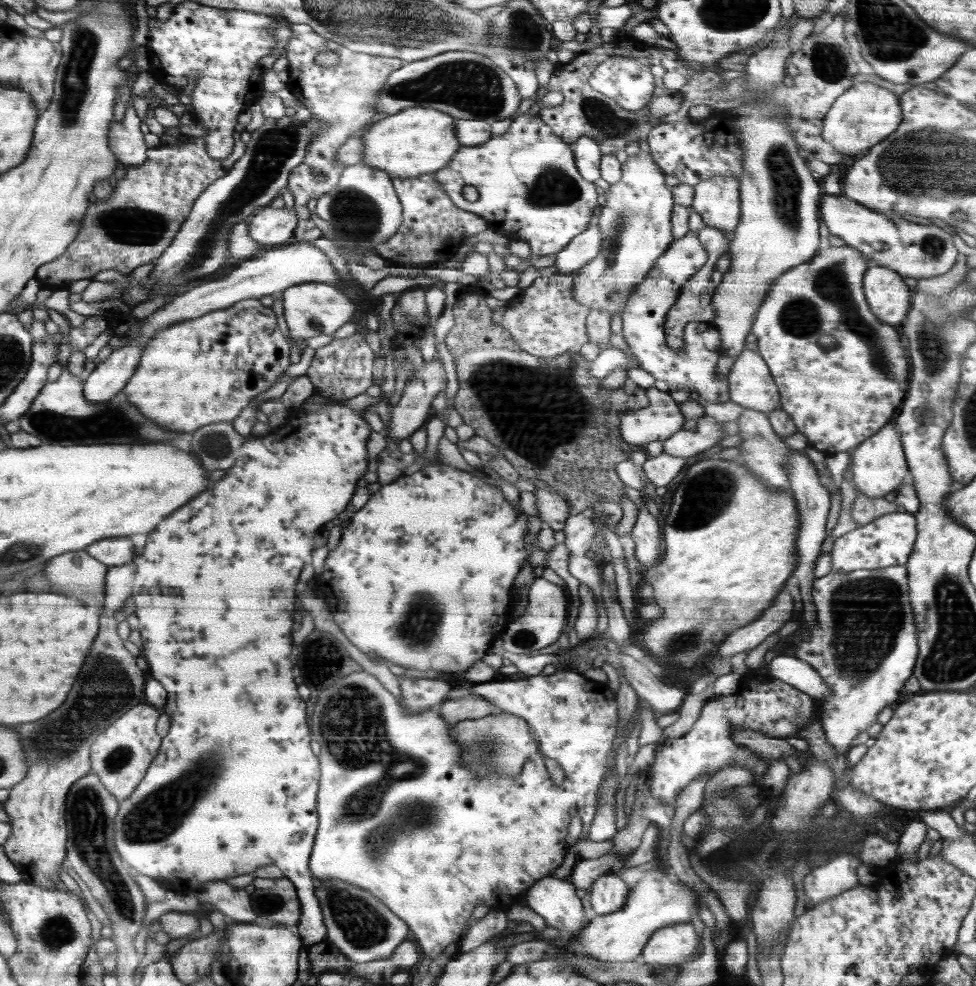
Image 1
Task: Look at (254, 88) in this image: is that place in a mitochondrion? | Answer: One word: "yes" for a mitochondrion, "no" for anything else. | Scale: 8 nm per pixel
no

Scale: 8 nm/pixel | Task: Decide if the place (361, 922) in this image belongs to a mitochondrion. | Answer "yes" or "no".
yes

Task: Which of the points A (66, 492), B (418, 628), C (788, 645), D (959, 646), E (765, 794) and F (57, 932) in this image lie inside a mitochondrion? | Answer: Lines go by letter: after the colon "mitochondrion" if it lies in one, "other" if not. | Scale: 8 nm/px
A: other
B: mitochondrion
C: other
D: mitochondrion
E: other
F: mitochondrion

